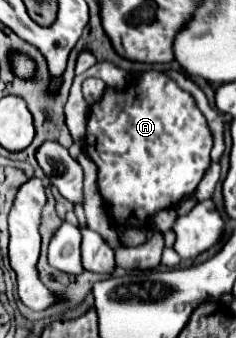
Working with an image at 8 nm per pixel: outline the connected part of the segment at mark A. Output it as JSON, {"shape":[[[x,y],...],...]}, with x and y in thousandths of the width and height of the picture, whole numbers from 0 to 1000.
{"shape":[[[665,204],[589,210],[521,269],[453,257],[436,293],[386,311],[369,399],[352,417],[360,459],[411,488],[411,553],[436,583],[436,618],[462,642],[487,642],[487,666],[521,678],[631,678],[657,630],[742,612],[784,583],[818,577],[894,488],[894,441],[903,393],[843,317],[826,317],[818,281],[767,263],[708,216]]]}

